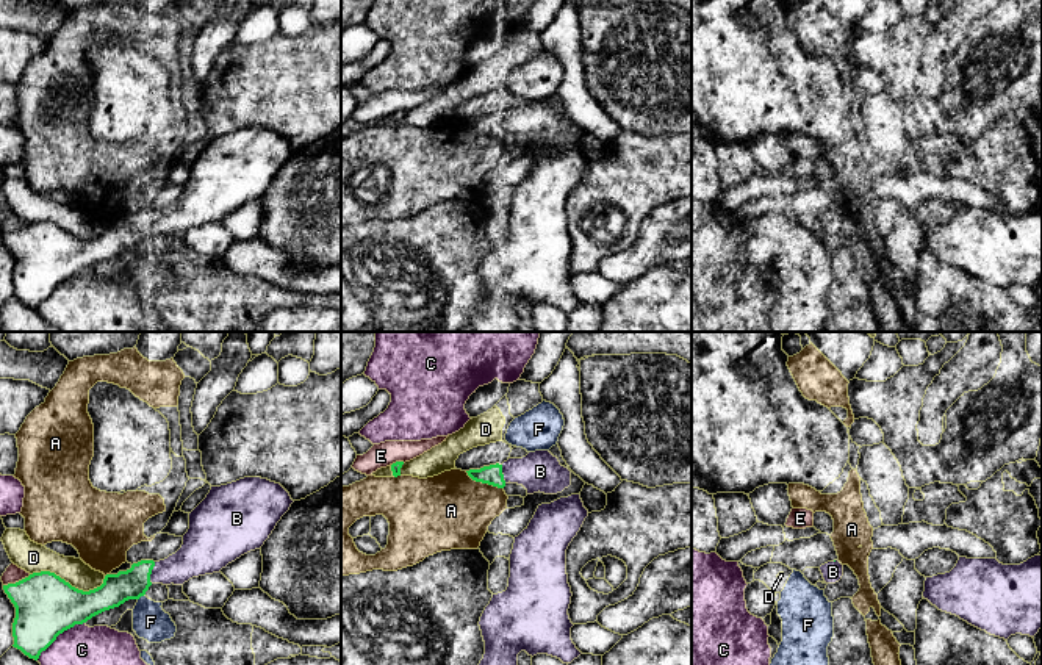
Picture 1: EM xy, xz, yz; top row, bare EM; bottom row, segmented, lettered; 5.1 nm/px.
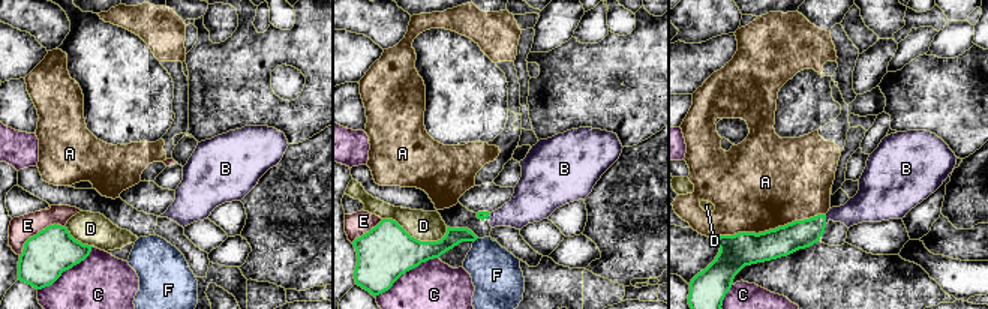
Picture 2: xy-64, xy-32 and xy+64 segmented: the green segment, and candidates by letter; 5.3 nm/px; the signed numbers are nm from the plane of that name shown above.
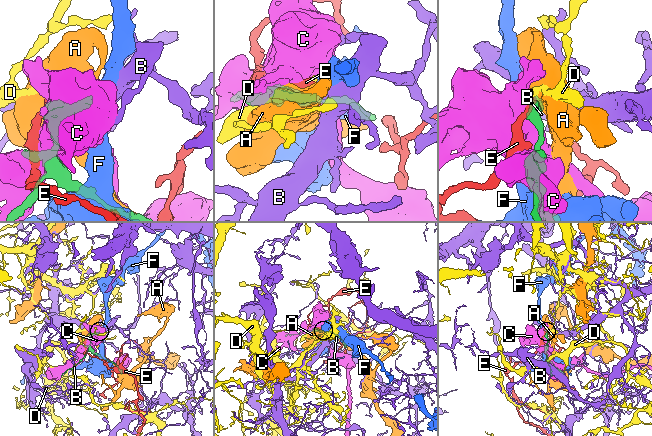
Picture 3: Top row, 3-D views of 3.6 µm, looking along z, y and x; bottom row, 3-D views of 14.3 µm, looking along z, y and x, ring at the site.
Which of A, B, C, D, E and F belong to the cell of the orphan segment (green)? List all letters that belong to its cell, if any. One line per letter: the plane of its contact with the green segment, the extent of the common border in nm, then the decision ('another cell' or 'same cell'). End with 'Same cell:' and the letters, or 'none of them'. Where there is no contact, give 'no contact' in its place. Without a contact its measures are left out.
A: meets green in xz; contact 220 nm long; another cell
B: meets green in xy; contact 110 nm long; same cell
C: meets green in xy; contact 320 nm long; another cell
D: meets green in xy; contact 400 nm long; another cell
E: meets green in xy; contact 160 nm long; another cell
F: meets green in xy; contact 50 nm long; another cell
Same cell: B

